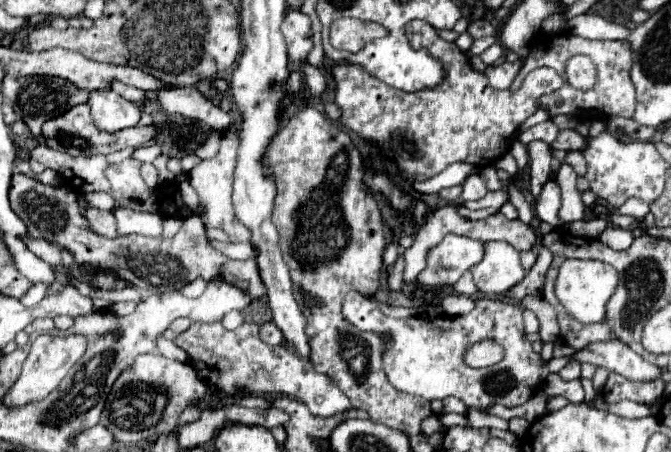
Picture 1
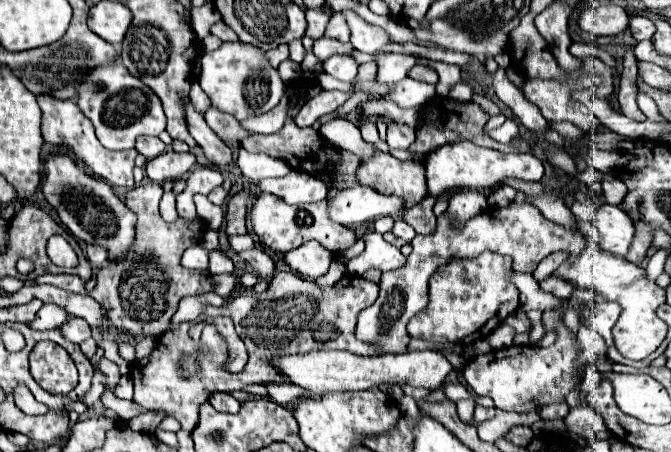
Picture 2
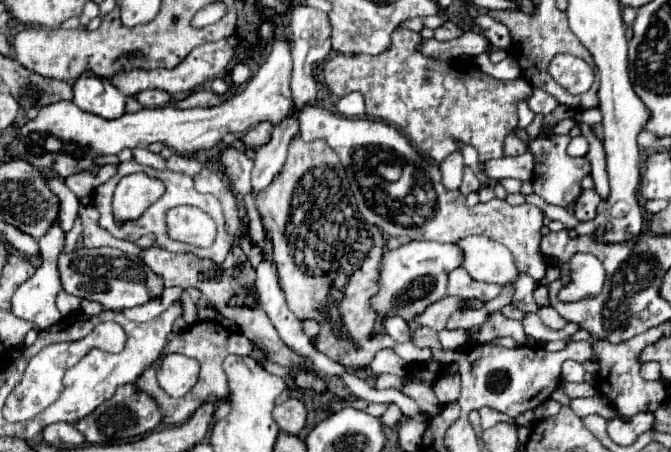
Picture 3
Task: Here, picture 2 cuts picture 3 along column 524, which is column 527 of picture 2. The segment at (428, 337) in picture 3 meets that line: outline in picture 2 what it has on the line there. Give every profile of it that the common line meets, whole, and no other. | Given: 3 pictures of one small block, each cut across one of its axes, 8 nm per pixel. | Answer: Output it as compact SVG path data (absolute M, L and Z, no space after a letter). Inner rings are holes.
M558 328L558 338L548 348L512 346L476 356L464 368L464 378L478 396L490 396L496 408L506 412L538 412L546 404L564 402L568 392L578 384L574 358L580 354L580 344L568 328Z

